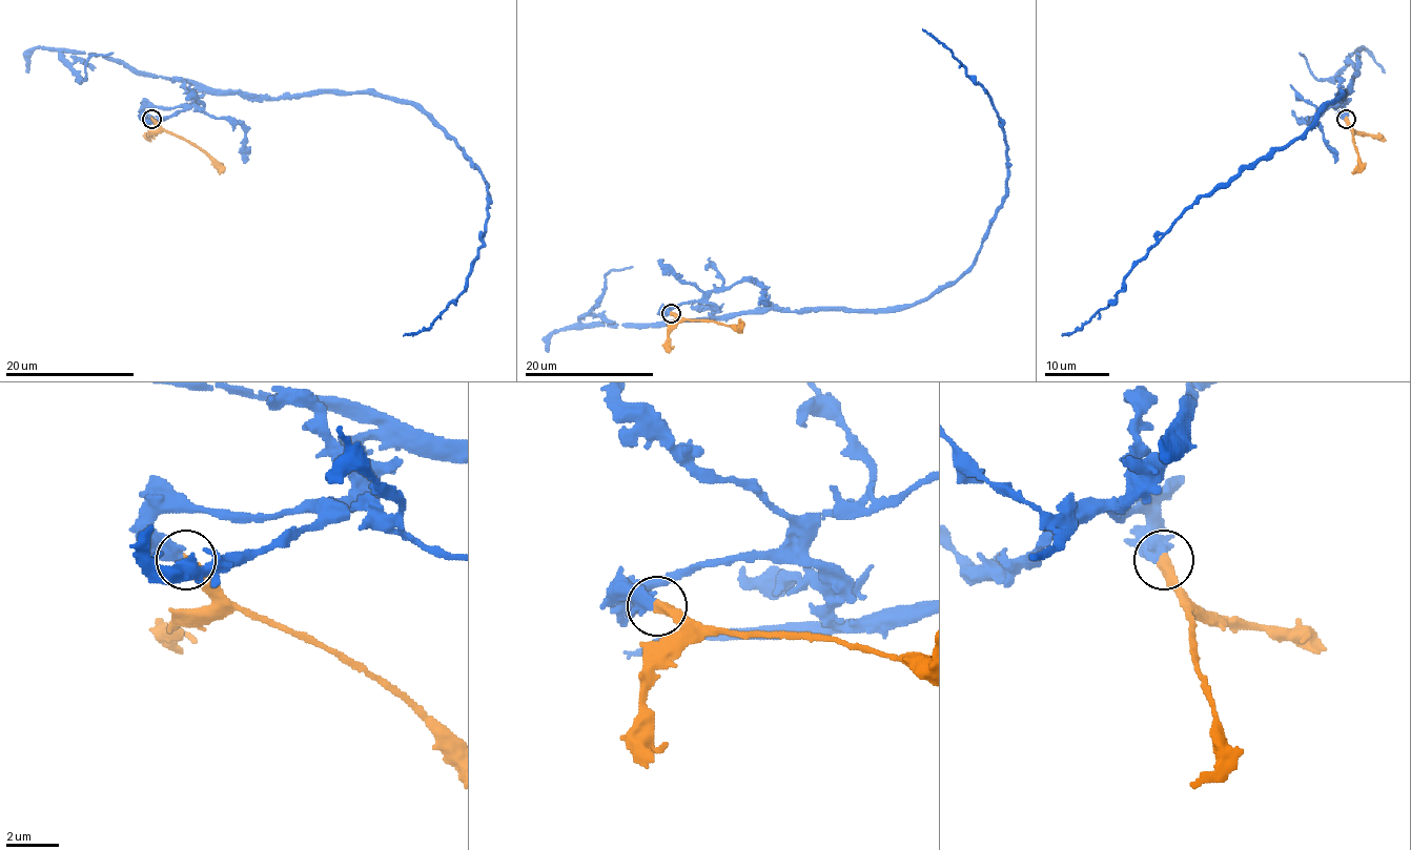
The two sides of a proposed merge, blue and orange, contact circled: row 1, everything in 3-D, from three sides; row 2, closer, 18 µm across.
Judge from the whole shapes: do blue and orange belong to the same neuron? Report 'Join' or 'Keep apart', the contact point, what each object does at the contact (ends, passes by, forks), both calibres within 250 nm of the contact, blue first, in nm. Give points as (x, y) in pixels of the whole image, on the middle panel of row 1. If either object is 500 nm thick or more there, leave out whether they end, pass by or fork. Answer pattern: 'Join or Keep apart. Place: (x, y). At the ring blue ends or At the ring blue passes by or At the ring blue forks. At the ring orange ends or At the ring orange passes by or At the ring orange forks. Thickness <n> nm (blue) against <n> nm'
Join. Place: (671, 313). Thickness 550 nm (blue) against 420 nm

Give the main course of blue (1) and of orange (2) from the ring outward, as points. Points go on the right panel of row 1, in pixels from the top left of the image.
1: (1346, 118), (1335, 106), (1349, 90), (1294, 141), (1201, 195), (1108, 306), (1061, 335)
2: (1346, 118), (1360, 158), (1360, 166), (1351, 172)

